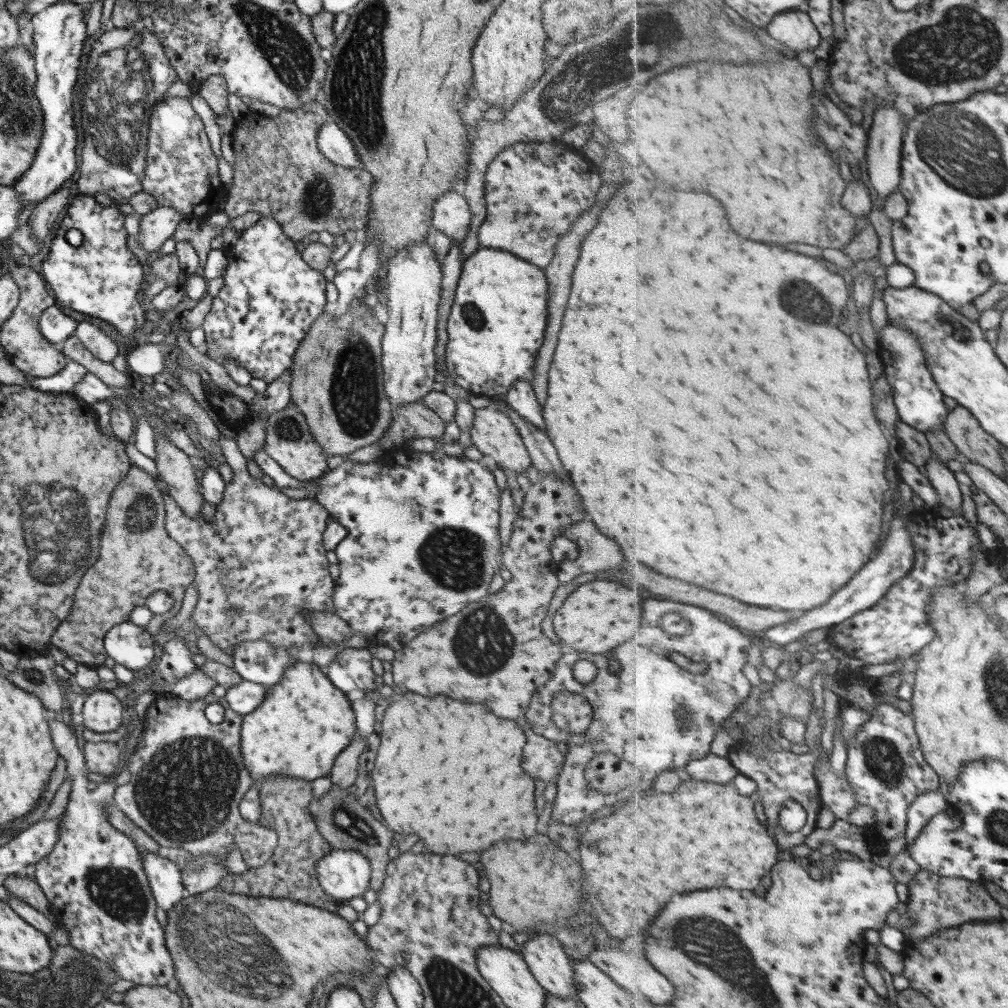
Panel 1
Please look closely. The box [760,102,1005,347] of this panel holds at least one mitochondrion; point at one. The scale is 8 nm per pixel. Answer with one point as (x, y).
(791, 293)

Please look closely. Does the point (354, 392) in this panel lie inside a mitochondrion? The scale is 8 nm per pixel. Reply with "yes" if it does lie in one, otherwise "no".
yes

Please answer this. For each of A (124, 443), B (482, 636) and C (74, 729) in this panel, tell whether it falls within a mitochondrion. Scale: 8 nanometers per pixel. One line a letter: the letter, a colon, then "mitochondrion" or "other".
A: other
B: mitochondrion
C: other

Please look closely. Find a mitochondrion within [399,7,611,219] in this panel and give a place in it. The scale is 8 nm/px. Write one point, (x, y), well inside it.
(559, 101)

